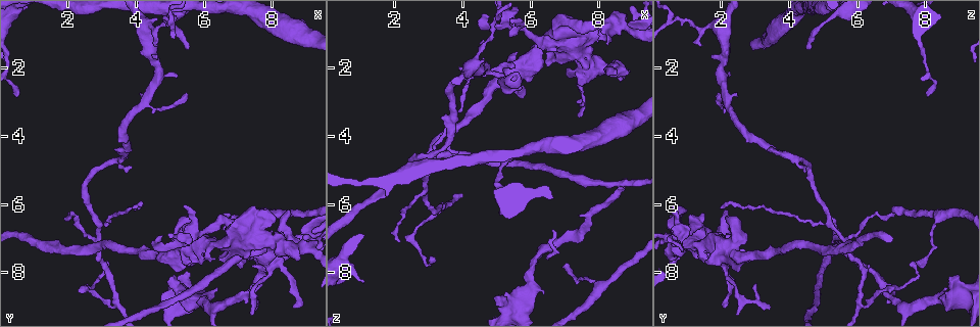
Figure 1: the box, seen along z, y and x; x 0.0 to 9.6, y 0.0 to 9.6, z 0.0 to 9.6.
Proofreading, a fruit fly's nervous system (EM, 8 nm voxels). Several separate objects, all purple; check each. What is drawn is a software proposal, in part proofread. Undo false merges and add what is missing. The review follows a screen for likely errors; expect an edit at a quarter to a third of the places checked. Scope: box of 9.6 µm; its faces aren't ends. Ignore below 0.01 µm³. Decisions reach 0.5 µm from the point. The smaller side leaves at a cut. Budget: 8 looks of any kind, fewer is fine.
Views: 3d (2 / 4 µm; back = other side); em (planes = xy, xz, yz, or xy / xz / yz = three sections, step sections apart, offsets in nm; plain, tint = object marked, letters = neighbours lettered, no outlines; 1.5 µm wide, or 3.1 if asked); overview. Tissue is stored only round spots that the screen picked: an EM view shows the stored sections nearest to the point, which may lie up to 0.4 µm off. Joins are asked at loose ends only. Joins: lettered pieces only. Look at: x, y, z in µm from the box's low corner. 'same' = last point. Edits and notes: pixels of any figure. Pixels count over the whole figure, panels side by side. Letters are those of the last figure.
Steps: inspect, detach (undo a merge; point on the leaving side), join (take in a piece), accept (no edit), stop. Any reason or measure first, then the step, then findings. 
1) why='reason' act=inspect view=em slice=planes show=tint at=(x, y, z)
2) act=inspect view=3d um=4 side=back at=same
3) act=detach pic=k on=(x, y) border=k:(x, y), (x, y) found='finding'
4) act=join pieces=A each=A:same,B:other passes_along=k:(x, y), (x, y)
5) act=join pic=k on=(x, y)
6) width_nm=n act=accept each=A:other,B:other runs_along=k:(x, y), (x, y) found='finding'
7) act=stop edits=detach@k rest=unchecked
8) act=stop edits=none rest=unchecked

act=inspect view=em slice=planes show=letters at=(3.85, 4.80, 4.40)

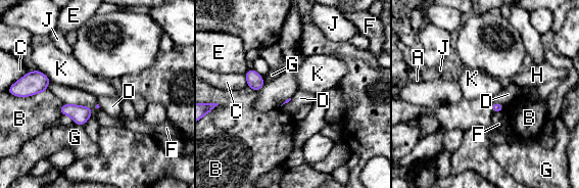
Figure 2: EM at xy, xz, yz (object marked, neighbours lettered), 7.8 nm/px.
longest_contact=B:160nm act=accept each=A:other,B:other,C:other,D:other,E:other,F:other,G:other,H:other,J:other,K:other border=2:(37, 69), (41, 71), (51, 81) found='none of them fits'

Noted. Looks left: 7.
why='sharp bend' act=inspect view=em slice=xy step=4 show=tint at=(3.40, 8.90, 6.05)

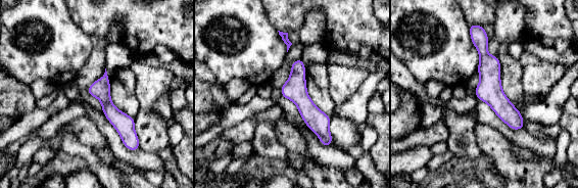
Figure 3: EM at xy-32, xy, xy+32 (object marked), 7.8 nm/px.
act=inspect view=em slice=planes show=letters at=same

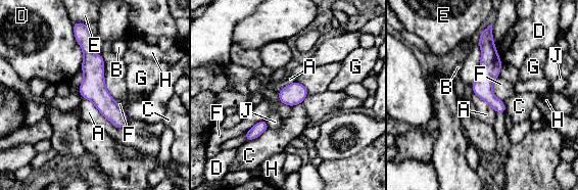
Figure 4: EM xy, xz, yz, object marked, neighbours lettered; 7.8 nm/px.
act=accept each=A:other,B:other,C:other,D:other,E:other,F:other,G:other,H:other,J:other found='all the same cell'

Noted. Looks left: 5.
why='free end' act=inspect view=em slice=planes show=tint at=(5.05, 8.10, 8.70)

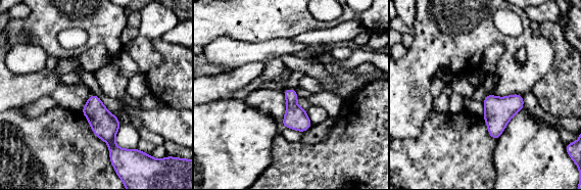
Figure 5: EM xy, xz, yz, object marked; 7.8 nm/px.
why='what lies round it' act=inspect view=em slice=planes show=letters at=same

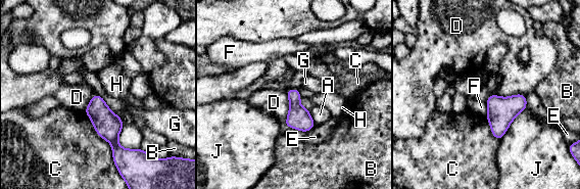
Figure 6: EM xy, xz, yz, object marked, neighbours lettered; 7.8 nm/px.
act=accept each=A:other,B:other,C:other,D:other,E:other,F:other,G:other,H:other,J:other border=6:(285, 91), (289, 102), (286, 126) found='no lettered piece goes on from it'

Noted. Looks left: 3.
act=stop edits=none rest=unchecked

